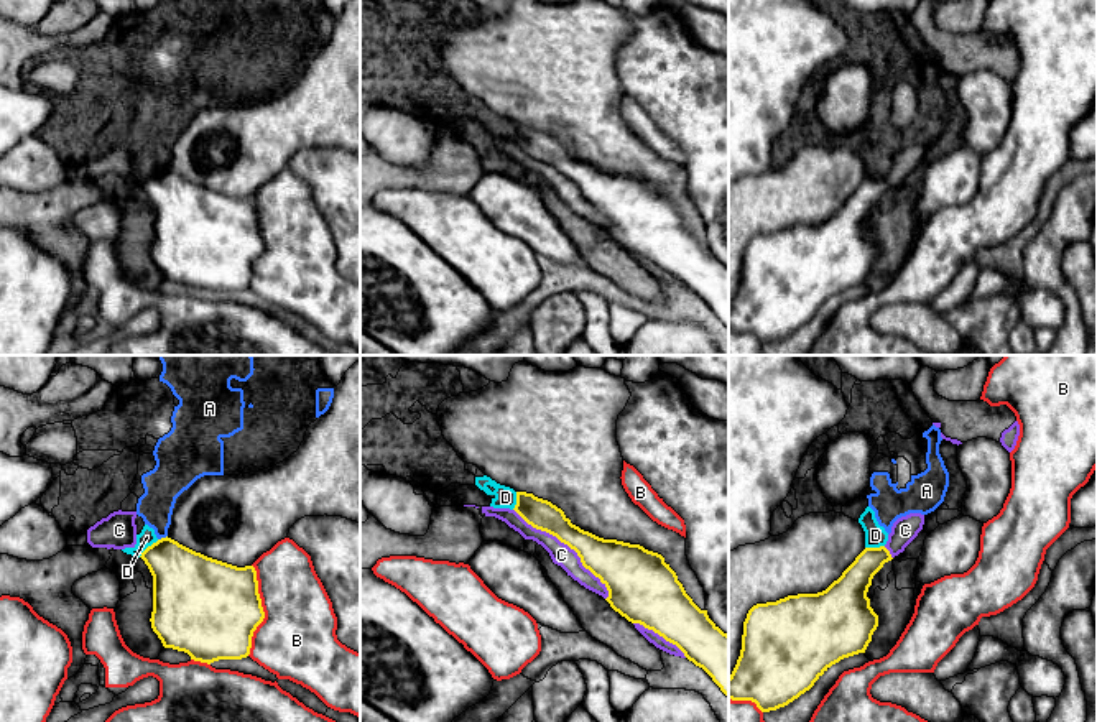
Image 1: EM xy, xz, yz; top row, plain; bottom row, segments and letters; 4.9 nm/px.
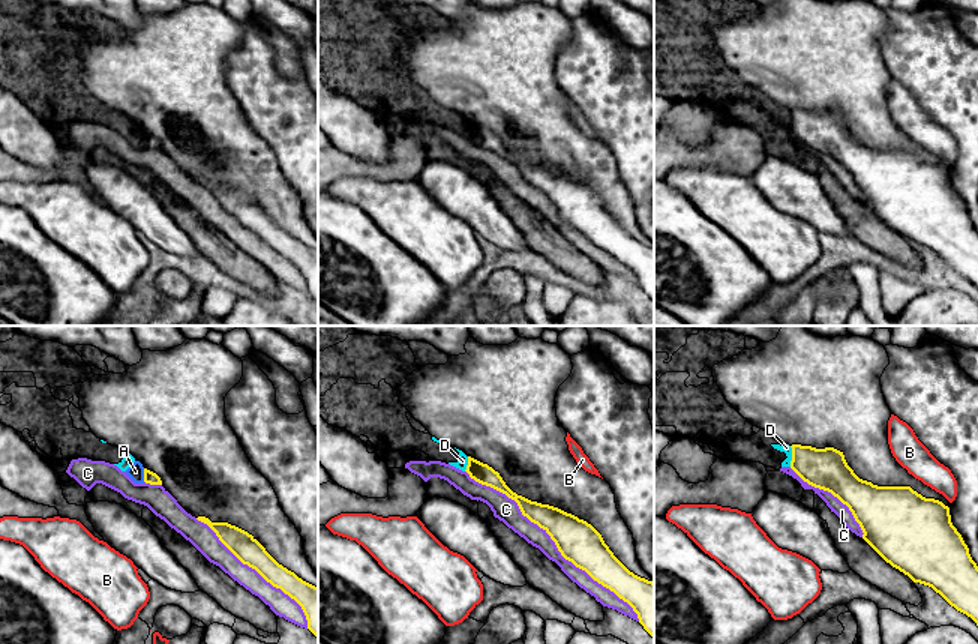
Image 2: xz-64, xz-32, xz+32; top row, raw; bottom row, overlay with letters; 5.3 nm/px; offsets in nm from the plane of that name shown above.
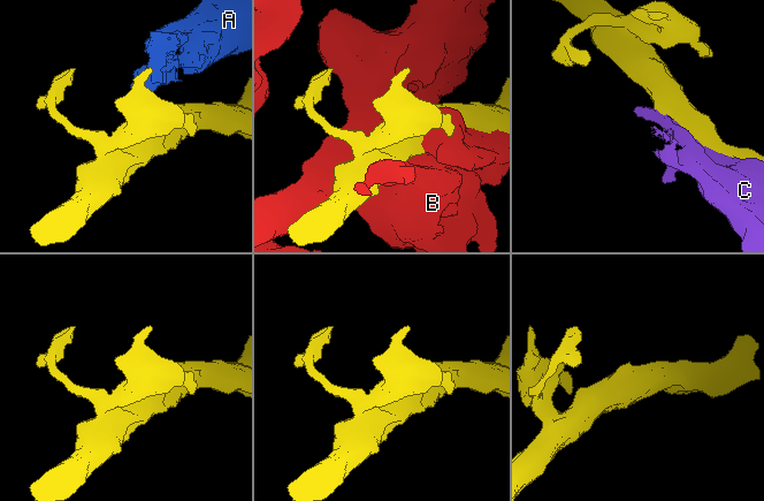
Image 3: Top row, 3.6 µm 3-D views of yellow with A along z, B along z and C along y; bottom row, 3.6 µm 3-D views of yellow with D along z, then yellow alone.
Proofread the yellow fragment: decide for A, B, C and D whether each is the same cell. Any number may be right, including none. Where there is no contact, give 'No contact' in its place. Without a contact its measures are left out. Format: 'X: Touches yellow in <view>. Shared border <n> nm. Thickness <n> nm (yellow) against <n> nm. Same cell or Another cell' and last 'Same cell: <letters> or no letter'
A: Touches yellow in xy. Shared border 50 nm. Thickness 320 nm (yellow) against 180 nm. Another cell
B: Touches yellow in xy. Shared border 440 nm. Thickness 480 nm (yellow) against 380 nm. Another cell
C: Touches yellow in xz. Shared border 650 nm. Thickness 220 nm (yellow) against 110 nm. Another cell
D: Touches yellow in xy. Shared border 130 nm. Thickness 320 nm (yellow) against 80 nm. Another cell
Same cell: no letter

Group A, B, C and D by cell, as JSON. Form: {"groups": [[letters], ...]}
{"groups": [["A", "D"], ["B"], ["C"]]}

